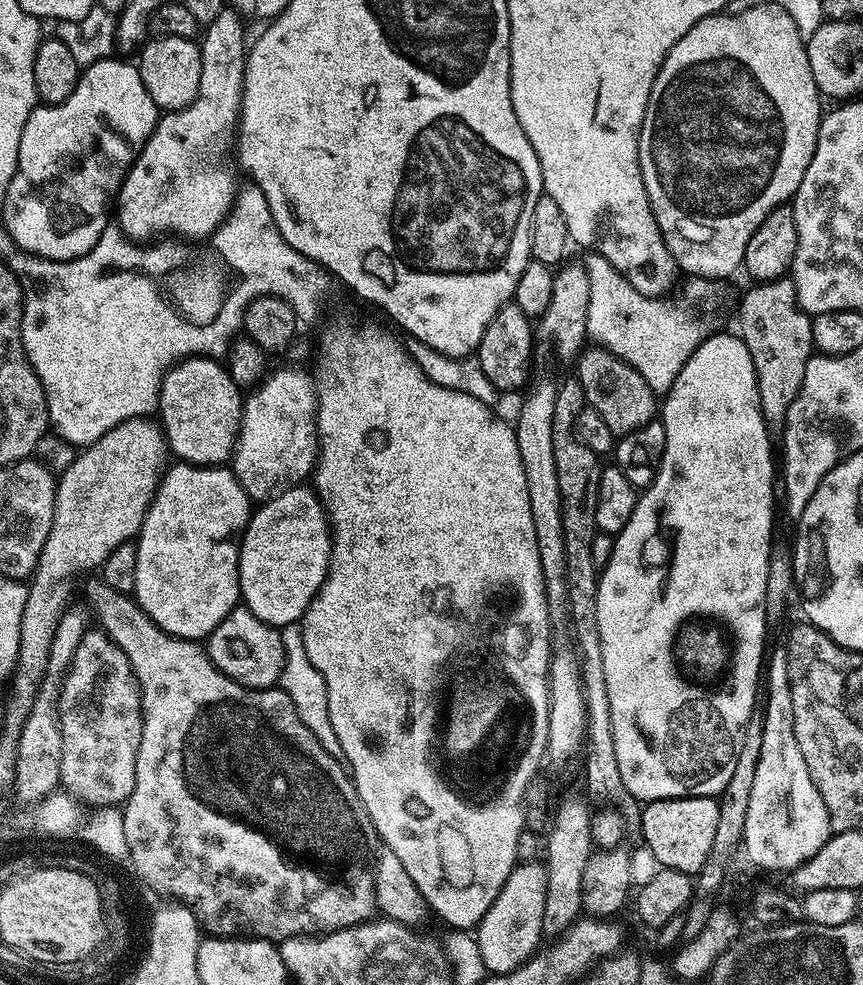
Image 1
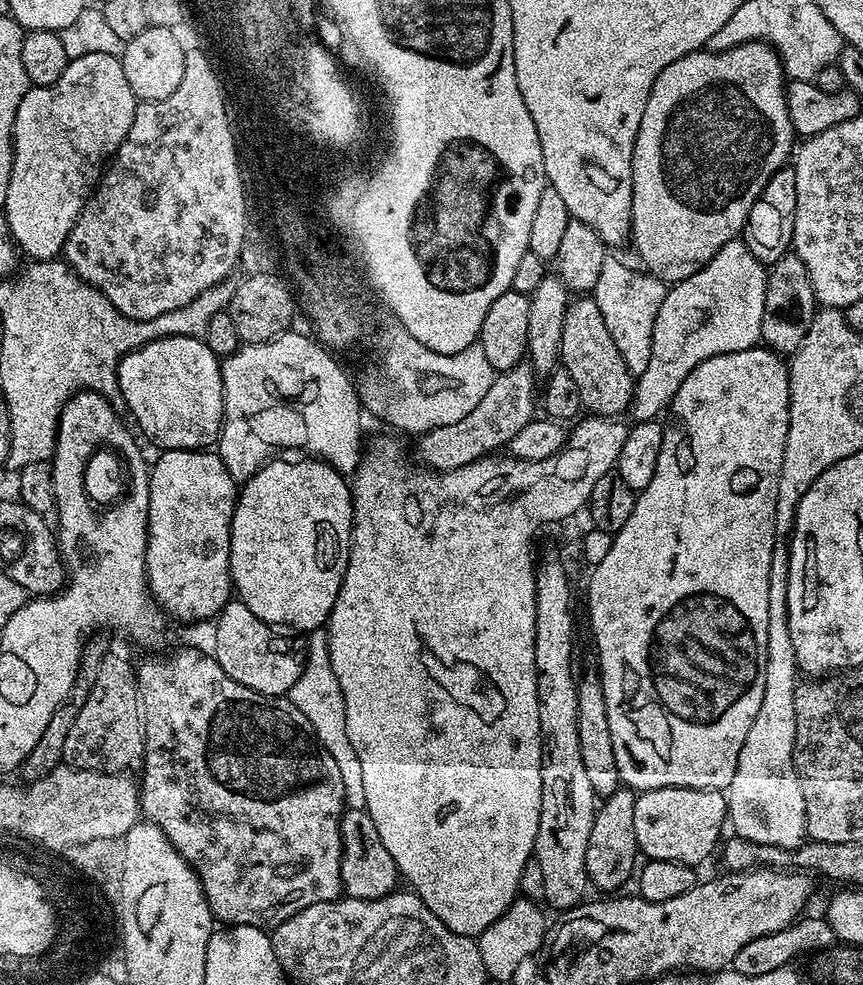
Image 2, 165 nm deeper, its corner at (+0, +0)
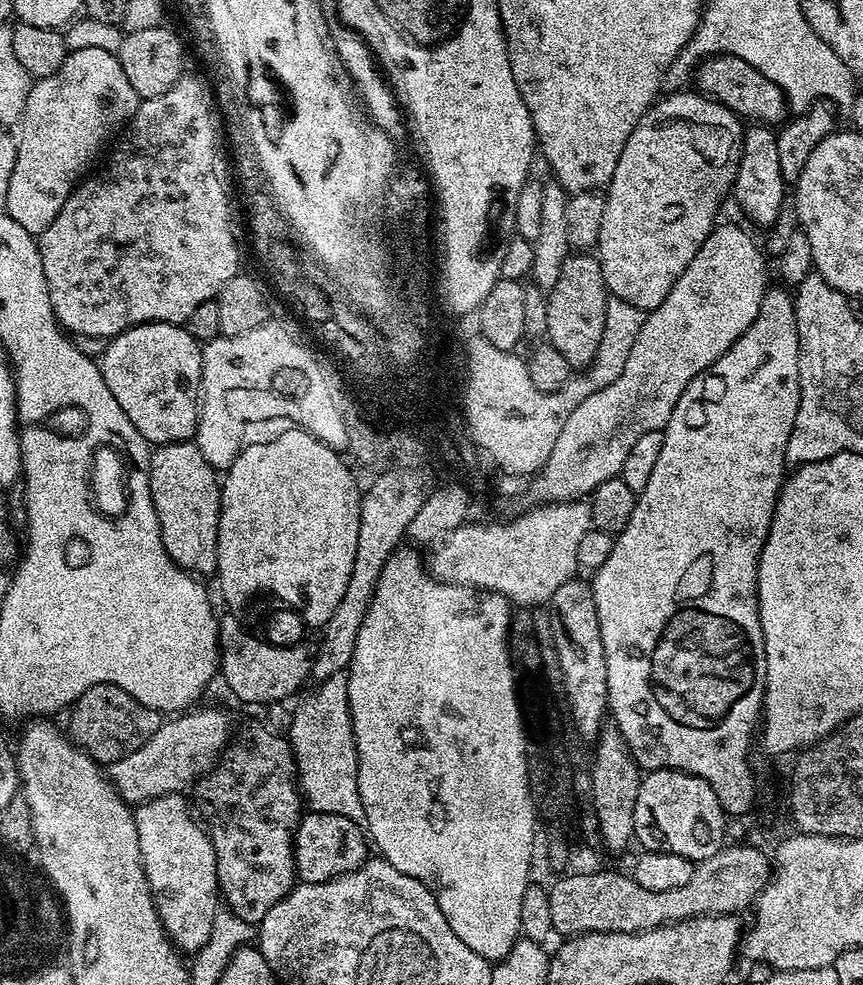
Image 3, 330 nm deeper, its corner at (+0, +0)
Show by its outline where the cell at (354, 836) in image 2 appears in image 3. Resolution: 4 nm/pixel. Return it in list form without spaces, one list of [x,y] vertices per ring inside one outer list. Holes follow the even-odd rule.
[[[313,812],[301,815],[292,838],[296,878],[301,884],[321,884],[364,865],[370,856],[370,840],[359,823],[342,814]]]

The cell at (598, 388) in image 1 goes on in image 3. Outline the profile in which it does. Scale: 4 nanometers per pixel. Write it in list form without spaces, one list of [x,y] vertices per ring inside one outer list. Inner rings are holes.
[[[569,254],[562,266],[562,275],[558,282],[547,293],[548,309],[546,310],[546,326],[548,327],[547,343],[556,347],[558,354],[566,358],[573,370],[583,370],[593,364],[598,354],[598,346],[602,342],[602,330],[606,330],[606,306],[610,293],[602,278],[602,266],[599,259],[592,254]]]

